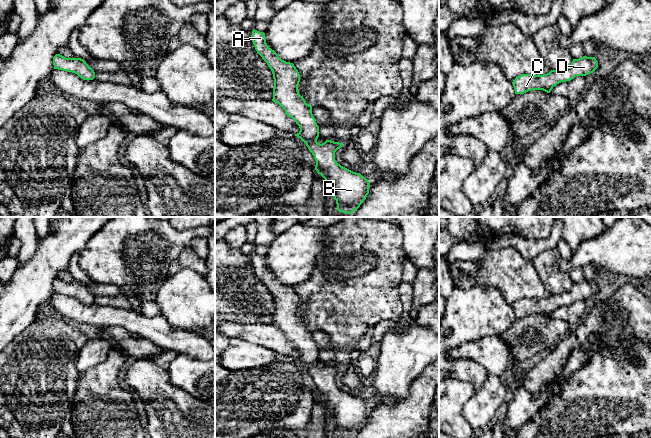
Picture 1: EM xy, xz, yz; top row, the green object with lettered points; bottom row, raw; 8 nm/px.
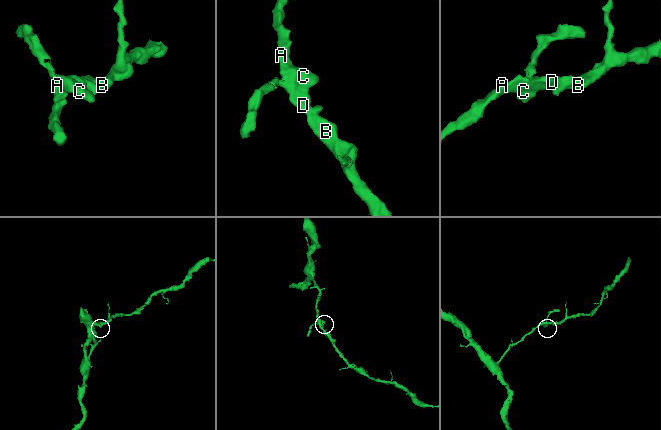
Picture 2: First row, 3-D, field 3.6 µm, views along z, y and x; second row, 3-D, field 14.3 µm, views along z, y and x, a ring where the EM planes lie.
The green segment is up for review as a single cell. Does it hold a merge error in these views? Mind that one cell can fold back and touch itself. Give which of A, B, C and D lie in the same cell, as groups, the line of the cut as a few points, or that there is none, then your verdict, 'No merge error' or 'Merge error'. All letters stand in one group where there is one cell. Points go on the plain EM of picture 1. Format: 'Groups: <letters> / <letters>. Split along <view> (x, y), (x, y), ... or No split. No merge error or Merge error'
Groups: A B C D. No split. No merge error

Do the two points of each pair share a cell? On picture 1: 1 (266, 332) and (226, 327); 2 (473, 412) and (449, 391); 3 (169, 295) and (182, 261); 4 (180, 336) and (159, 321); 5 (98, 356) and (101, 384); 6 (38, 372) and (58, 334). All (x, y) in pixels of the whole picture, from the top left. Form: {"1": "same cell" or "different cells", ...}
{"1": "same cell", "2": "different cells", "3": "different cells", "4": "same cell", "5": "different cells", "6": "same cell"}

